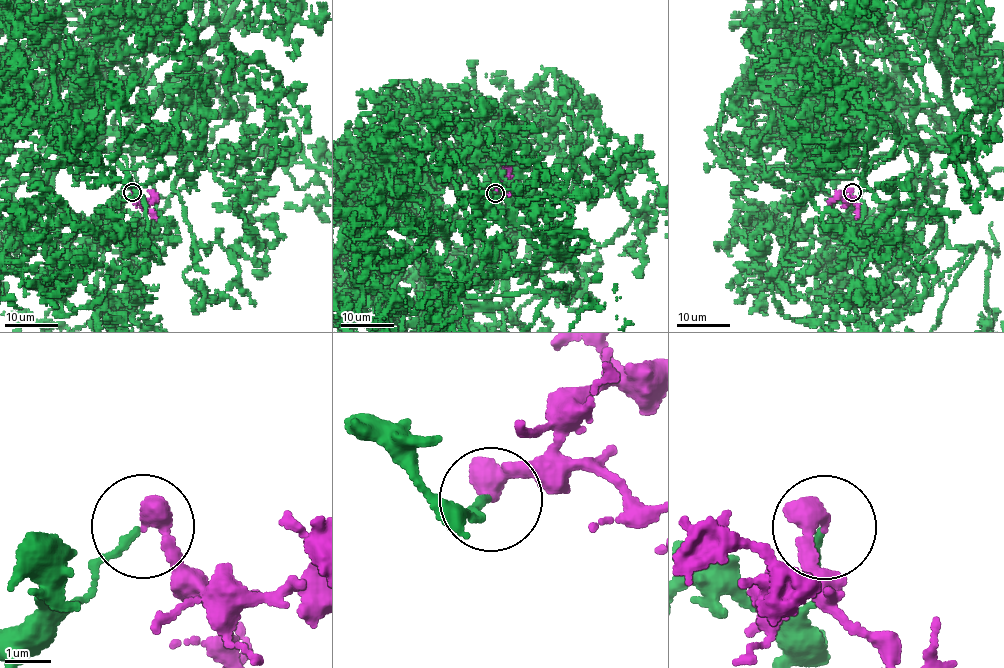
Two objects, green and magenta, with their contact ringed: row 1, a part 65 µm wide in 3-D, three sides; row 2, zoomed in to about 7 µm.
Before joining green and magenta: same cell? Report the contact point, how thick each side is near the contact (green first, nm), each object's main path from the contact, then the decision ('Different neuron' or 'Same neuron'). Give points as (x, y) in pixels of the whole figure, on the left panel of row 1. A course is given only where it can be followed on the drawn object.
Place: (132, 192). Thickness 150 nm (green) against 480 nm. Course of green: (132, 192), (86, 222), (52, 215), (48, 203), (69, 144), (107, 149), (228, 19). Course of magenta: (132, 192), (140, 199), (155, 195), (147, 207). Same neuron

